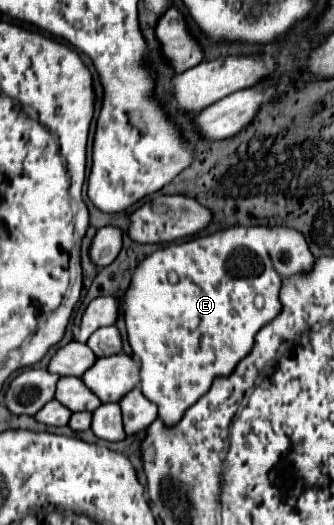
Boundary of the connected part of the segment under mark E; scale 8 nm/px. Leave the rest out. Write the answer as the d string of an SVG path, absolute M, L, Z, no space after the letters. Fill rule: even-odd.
M258 225L258 227L228 227L228 229L220 229L216 233L210 233L206 237L196 237L192 241L184 241L184 243L174 243L168 247L162 247L158 251L154 251L152 255L148 255L144 261L140 261L132 273L132 281L126 289L124 295L124 321L126 321L126 333L128 333L128 343L132 347L132 353L140 359L140 389L144 393L146 399L150 399L152 403L156 403L158 407L158 417L164 421L164 425L176 425L184 413L210 389L212 381L216 377L228 377L236 365L252 351L254 347L254 337L256 333L268 325L274 317L280 315L282 303L280 303L280 289L282 289L282 281L290 275L300 275L300 273L308 273L314 265L316 257L312 255L304 235L296 229L290 227L268 227L268 225Z

